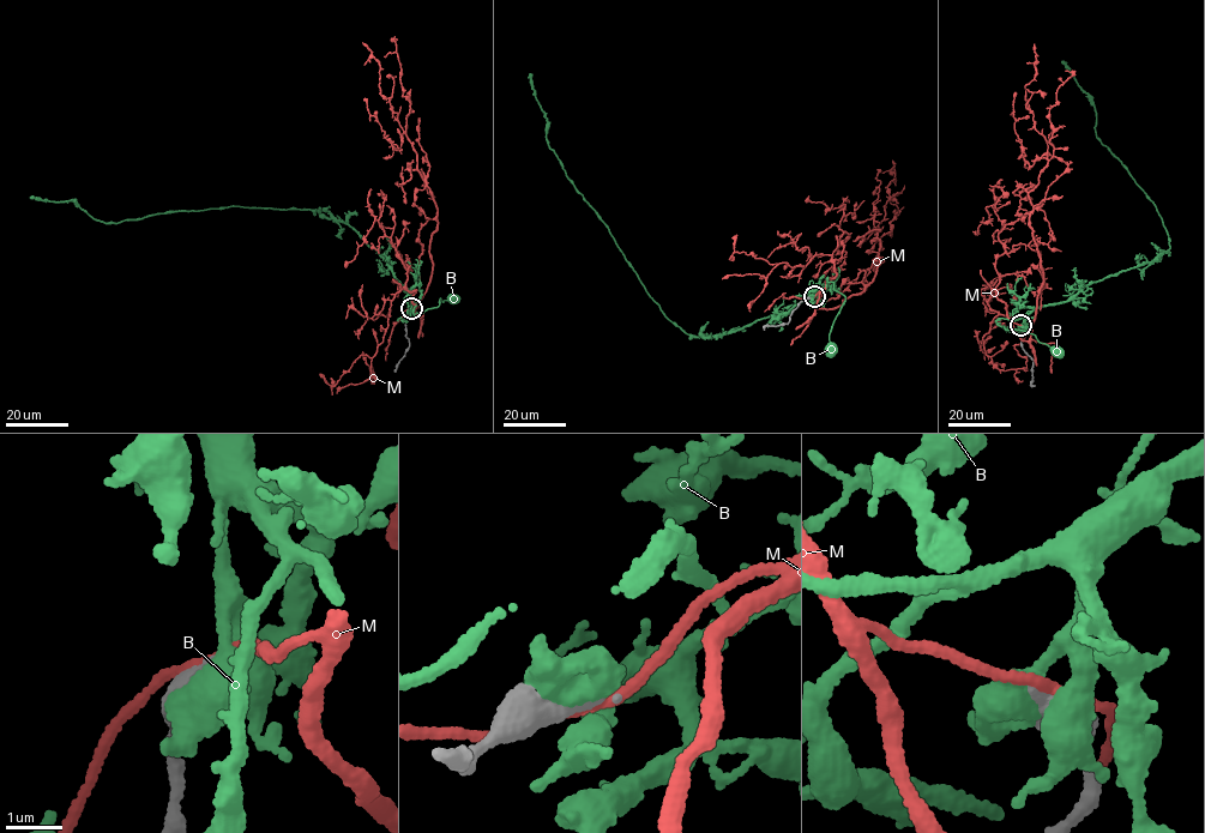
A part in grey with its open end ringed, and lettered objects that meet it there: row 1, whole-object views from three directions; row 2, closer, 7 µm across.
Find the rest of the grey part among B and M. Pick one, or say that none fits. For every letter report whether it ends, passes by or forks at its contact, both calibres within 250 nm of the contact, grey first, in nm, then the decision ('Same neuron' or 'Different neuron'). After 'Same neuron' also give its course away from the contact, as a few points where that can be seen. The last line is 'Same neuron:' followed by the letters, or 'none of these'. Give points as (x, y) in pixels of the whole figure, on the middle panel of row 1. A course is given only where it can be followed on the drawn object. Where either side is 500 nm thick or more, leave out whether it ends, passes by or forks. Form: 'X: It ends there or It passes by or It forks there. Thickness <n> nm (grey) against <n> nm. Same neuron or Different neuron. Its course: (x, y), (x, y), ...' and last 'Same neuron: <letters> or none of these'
B: Thickness 600 nm (grey) against 440 nm. Different neuron
M: Thickness 600 nm (grey) against 170 nm. Different neuron
Same neuron: none of these

